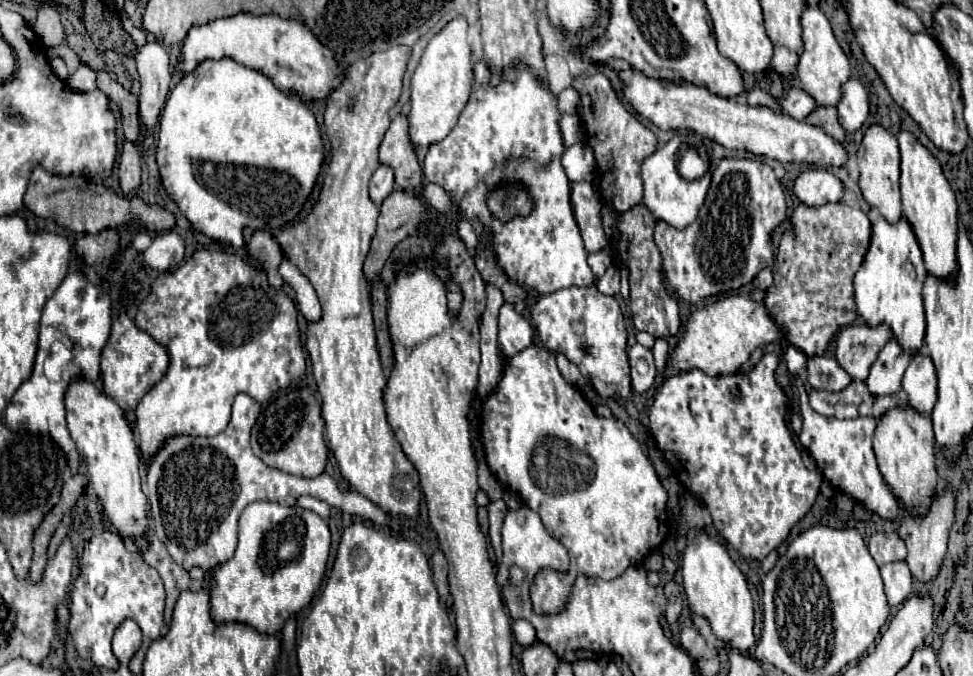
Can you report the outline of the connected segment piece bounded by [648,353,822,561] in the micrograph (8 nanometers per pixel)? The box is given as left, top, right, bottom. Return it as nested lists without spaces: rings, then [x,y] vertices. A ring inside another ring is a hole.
[[[766,353],[752,371],[738,375],[708,377],[694,369],[668,377],[656,391],[650,407],[650,431],[658,449],[672,465],[682,485],[700,497],[722,537],[746,559],[762,561],[788,535],[790,529],[810,511],[820,491],[822,475],[806,469],[786,421],[787,400],[774,381],[778,353]]]

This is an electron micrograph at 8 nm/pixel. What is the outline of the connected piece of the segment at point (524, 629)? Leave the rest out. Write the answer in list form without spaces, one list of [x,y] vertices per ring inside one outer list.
[[[516,619],[516,621],[512,623],[512,629],[514,629],[516,641],[518,641],[522,647],[530,647],[530,645],[536,641],[536,631],[534,631],[534,627],[532,627],[526,619]]]

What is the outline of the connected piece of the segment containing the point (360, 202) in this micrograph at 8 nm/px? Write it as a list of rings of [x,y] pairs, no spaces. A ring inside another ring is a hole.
[[[390,47],[386,51],[376,51],[362,61],[354,61],[348,67],[348,73],[342,85],[332,93],[324,113],[324,129],[330,143],[330,165],[324,177],[320,197],[312,211],[302,219],[302,223],[292,223],[274,233],[274,239],[280,243],[284,257],[294,263],[304,277],[312,283],[320,305],[322,317],[318,321],[308,321],[306,327],[306,349],[312,359],[314,379],[318,383],[318,393],[322,399],[322,415],[326,421],[326,439],[328,445],[340,465],[340,473],[356,489],[360,495],[374,501],[388,513],[416,517],[420,507],[420,483],[414,465],[406,459],[392,427],[386,421],[382,389],[386,385],[386,377],[382,375],[376,335],[370,311],[370,295],[368,281],[364,277],[362,265],[366,253],[370,251],[372,237],[376,233],[376,217],[378,209],[368,197],[368,181],[378,163],[378,145],[390,125],[388,109],[396,105],[402,89],[402,75],[406,71],[410,49],[408,47]]]

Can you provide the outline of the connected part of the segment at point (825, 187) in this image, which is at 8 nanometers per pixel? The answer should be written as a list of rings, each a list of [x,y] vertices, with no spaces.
[[[828,169],[802,171],[794,183],[796,199],[806,207],[820,207],[842,199],[842,183]]]

